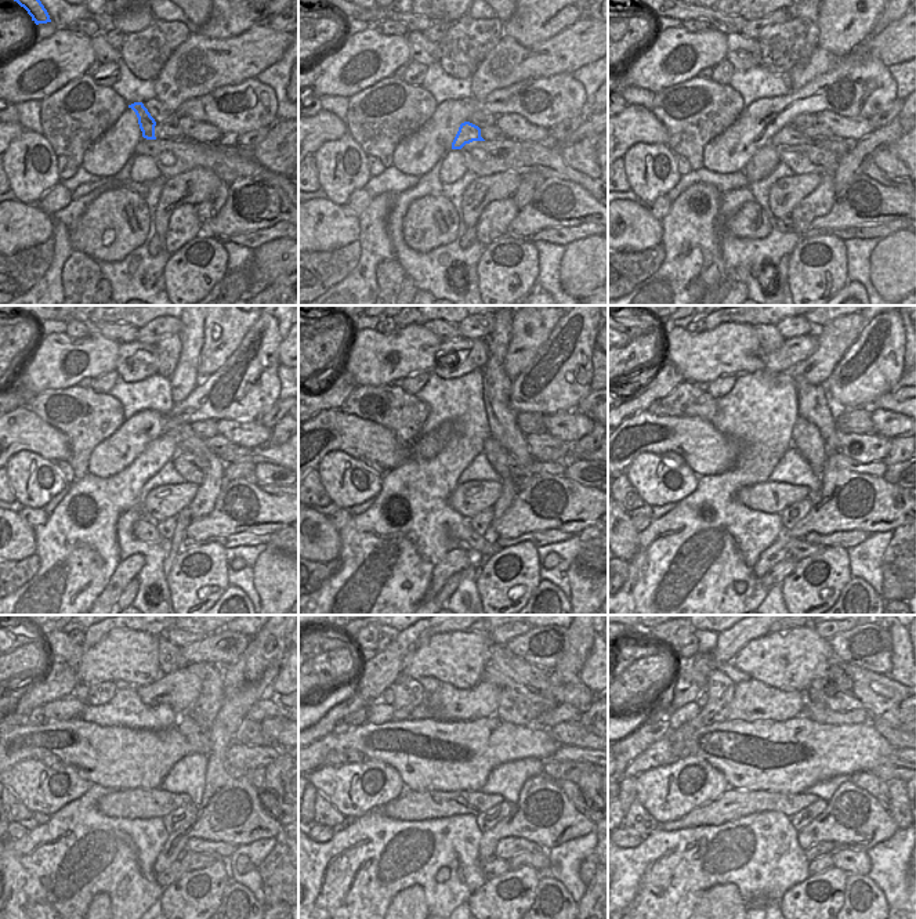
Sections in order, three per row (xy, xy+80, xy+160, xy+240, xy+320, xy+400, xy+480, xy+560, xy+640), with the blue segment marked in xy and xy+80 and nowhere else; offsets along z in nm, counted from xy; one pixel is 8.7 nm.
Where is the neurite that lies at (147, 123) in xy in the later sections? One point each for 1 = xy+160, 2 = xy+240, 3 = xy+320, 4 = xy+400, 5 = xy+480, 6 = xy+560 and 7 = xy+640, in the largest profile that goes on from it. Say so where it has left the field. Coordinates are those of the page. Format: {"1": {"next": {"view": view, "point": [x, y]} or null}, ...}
{"1": {"next": {"view": "xy+160", "point": [788, 136]}}, "2": {"next": {"view": "xy+240", "point": [265, 453]}}, "3": {"next": {"view": "xy+320", "point": [571, 458]}}, "4": {"next": null}, "5": {"next": null}, "6": {"next": null}, "7": {"next": null}}

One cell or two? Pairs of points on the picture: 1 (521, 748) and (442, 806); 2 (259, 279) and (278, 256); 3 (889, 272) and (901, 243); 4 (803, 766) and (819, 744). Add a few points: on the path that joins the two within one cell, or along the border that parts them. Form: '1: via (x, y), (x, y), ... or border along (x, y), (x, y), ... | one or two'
1: border along (480, 789), (430, 791) | two
2: via (263, 274), (272, 261) | one
3: via (895, 266), (901, 260), (901, 250) | one
4: via (808, 762), (819, 749) | one

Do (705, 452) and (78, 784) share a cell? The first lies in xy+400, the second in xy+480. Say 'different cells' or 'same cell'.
different cells

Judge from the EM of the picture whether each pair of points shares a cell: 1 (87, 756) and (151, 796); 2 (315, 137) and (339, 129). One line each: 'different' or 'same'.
1: different
2: same

